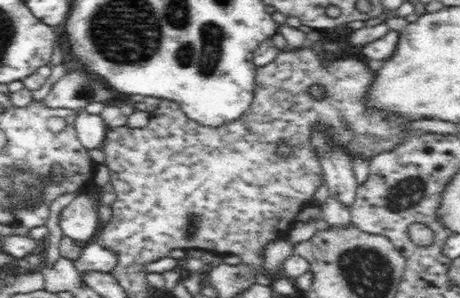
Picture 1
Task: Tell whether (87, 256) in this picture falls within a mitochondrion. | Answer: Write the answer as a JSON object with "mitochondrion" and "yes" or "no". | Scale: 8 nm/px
{"mitochondrion":"no"}

